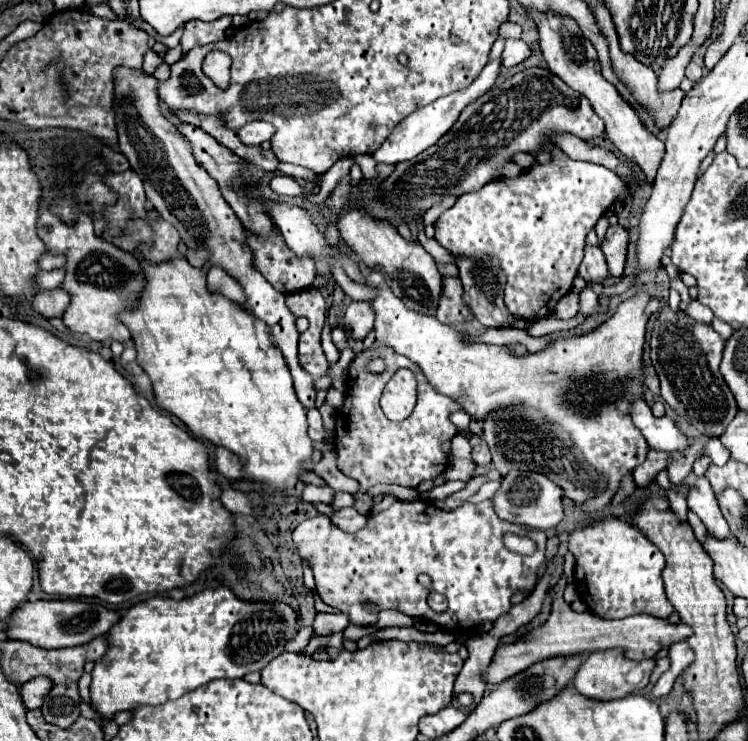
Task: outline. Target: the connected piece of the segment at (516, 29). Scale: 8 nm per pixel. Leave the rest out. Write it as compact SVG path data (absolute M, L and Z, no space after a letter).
M506 21L500 26L499 34L506 39L520 39L522 28L516 23Z

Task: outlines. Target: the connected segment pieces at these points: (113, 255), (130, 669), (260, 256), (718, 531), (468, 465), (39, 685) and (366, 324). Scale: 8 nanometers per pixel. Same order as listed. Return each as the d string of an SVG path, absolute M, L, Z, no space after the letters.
M46 209L38 219L38 235L44 241L48 253L66 255L66 277L60 287L70 295L70 305L62 315L64 325L72 333L88 335L92 341L130 341L128 327L124 327L118 315L134 307L140 289L144 289L144 273L140 263L130 253L124 253L112 243L98 239L94 235L92 219L84 213L80 213L78 223L70 227L64 225L54 213L50 213L50 209Z
M220 587L220 589L206 589L190 599L182 599L182 601L174 601L170 597L152 597L148 601L142 601L134 607L128 609L128 613L112 627L112 631L108 631L108 651L104 653L102 659L96 661L94 665L94 671L92 671L92 683L90 683L90 705L92 709L102 717L102 719L114 719L114 715L118 711L134 711L136 707L140 705L162 705L170 699L178 699L182 697L184 693L192 691L192 689L198 689L200 685L206 685L208 681L212 679L218 679L218 677L226 677L226 679L238 679L238 677L244 677L246 673L250 671L260 671L262 667L268 665L268 661L272 661L276 655L280 655L284 651L284 645L286 641L290 641L296 631L298 631L298 615L284 603L246 603L242 599L238 599L228 587Z
M278 227L272 229L272 233L268 237L258 237L250 231L246 231L246 243L248 247L252 249L254 253L254 259L252 259L252 265L256 271L260 271L264 275L264 279L280 293L284 295L290 295L294 291L302 291L302 289L308 289L316 277L316 263L312 257L298 257L296 253L292 253L288 249L288 245L284 243L284 237L280 235Z
M690 473L682 485L688 487L688 509L694 511L702 523L706 525L708 533L716 535L718 539L724 539L730 529L728 529L728 523L718 507L718 501L716 501L716 495L708 483L706 477L696 477L694 473Z
M456 461L456 463L448 465L448 469L446 469L444 474L447 481L468 481L472 471L474 471L474 463L472 461Z
M32 679L24 685L20 685L20 695L22 695L24 707L26 709L40 709L42 701L50 689L52 689L50 679Z
M352 301L346 309L344 321L346 321L346 327L352 331L352 335L356 335L358 339L364 339L374 327L374 309L366 301Z

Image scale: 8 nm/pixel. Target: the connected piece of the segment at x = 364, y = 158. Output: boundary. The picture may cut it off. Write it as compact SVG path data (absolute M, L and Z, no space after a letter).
M360 155L360 157L354 157L354 161L356 161L356 165L360 165L360 169L362 169L364 177L374 179L374 177L378 175L378 171L376 171L376 165L378 165L378 163L376 163L370 155Z

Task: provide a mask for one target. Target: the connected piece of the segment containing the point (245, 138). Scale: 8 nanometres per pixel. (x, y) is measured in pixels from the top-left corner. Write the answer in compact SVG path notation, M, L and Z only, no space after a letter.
M252 121L252 123L244 125L242 129L238 129L238 135L240 135L242 143L246 143L246 145L260 145L266 139L272 139L274 133L276 133L276 129L266 121Z

